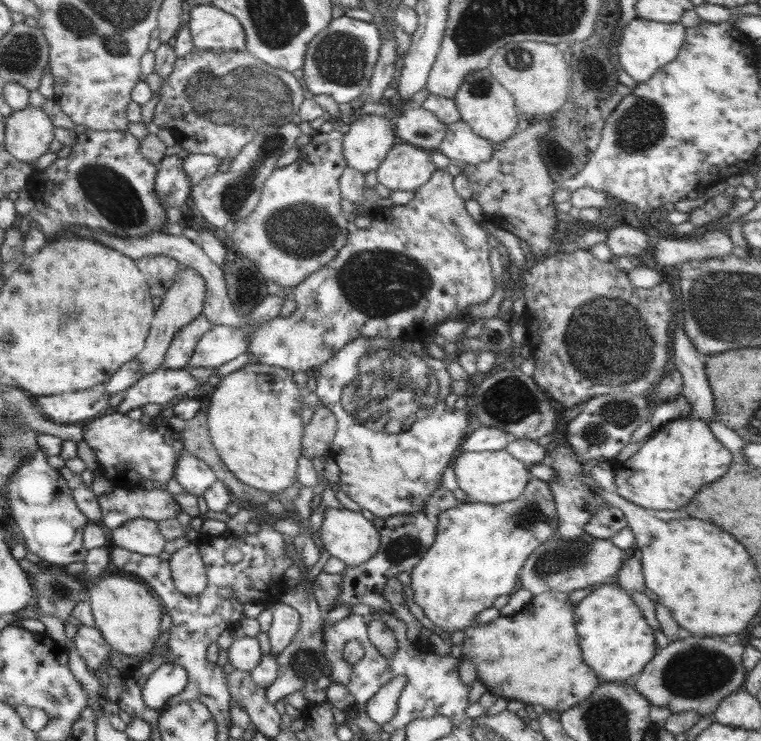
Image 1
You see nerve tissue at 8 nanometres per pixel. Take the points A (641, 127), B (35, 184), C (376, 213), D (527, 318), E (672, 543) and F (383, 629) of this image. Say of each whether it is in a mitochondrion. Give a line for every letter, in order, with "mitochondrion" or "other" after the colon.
A: mitochondrion
B: other
C: other
D: other
E: other
F: other

